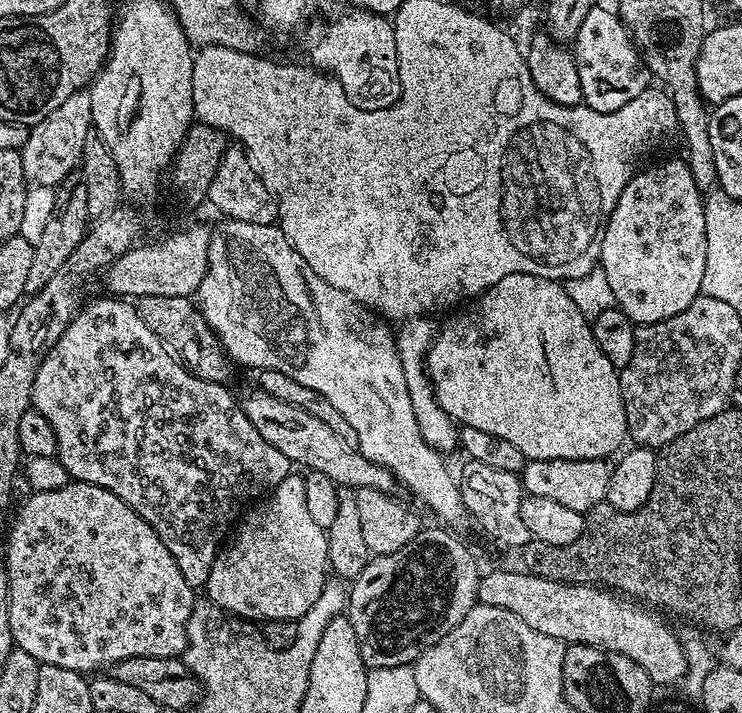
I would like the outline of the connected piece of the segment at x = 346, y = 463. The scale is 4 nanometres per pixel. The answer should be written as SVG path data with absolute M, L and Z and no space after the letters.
M253 390L242 400L242 407L254 430L258 430L258 434L262 434L270 446L282 450L282 454L286 454L293 465L300 467L301 464L301 469L326 474L326 478L330 478L340 488L369 488L389 494L397 491L398 481L389 468L370 462L356 448L346 446L346 442L342 442L342 438L338 438L338 434L334 434L326 422L314 418L314 414L306 414L306 410L290 402L278 402L278 398L259 390Z

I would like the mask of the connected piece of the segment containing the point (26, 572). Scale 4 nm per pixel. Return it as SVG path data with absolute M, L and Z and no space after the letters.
M72 480L58 490L33 492L28 500L19 505L20 513L8 532L8 549L3 553L8 567L10 594L8 598L10 614L10 634L15 647L26 650L30 658L34 658L40 665L66 666L66 670L74 670L81 674L96 674L107 669L109 664L120 662L126 658L170 658L179 657L184 647L188 645L186 626L190 618L190 610L196 605L198 596L182 578L182 570L178 570L178 562L174 562L174 554L166 550L162 538L136 513L118 494L110 494L110 490L102 490L102 486L87 484L81 480Z

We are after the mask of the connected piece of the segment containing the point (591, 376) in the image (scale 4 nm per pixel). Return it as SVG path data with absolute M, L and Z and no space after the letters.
M506 274L499 282L494 282L485 292L457 307L456 312L443 325L439 325L437 334L428 347L426 367L428 378L432 381L432 389L436 395L438 406L446 410L446 414L460 426L474 426L477 430L486 430L486 434L498 434L498 438L506 438L513 446L518 446L528 460L545 460L546 458L566 458L581 460L582 458L611 457L611 452L621 451L620 443L628 436L626 426L626 410L620 393L620 374L617 368L598 350L598 342L594 342L592 325L589 317L574 306L567 287L561 281L542 278L538 274Z

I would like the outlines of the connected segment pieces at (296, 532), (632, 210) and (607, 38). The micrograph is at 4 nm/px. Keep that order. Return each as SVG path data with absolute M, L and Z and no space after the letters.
M289 478L278 482L278 486L251 509L253 512L248 517L245 515L235 525L234 531L227 537L210 566L210 578L206 585L207 599L213 600L218 607L225 608L233 616L253 622L298 621L302 614L306 614L306 610L310 610L310 606L314 606L314 602L318 602L322 586L330 579L327 531L314 522L314 517L306 507L306 494L294 480Z
M683 159L668 160L653 168L641 167L616 200L612 213L602 229L598 267L610 281L616 307L621 308L633 325L653 324L674 314L682 314L696 296L701 295L702 274L706 274L706 214L705 197Z
M597 6L582 18L582 26L574 41L574 55L578 66L578 82L582 82L583 103L599 112L613 112L618 106L626 106L630 98L638 98L644 88L649 87L650 73L640 58L640 50L632 41L628 28L620 21L619 15L603 6Z

